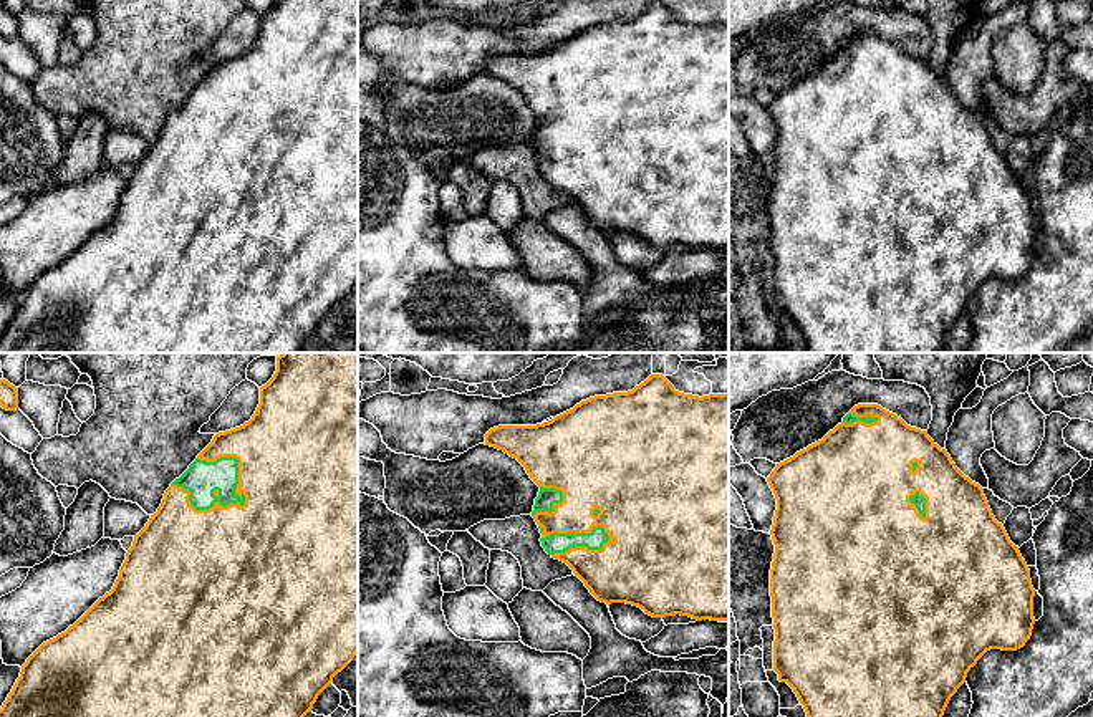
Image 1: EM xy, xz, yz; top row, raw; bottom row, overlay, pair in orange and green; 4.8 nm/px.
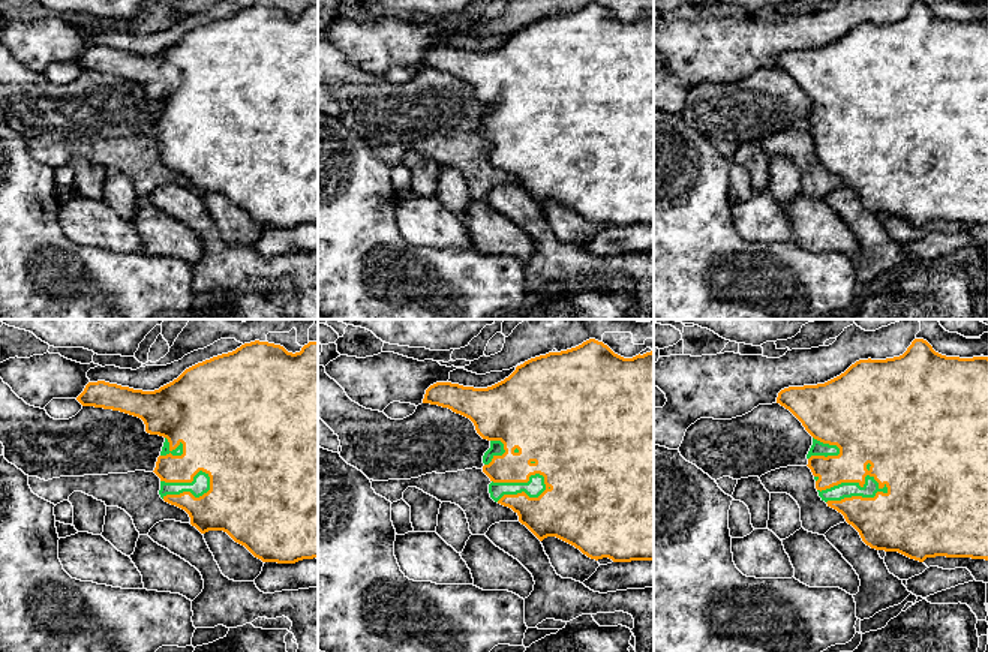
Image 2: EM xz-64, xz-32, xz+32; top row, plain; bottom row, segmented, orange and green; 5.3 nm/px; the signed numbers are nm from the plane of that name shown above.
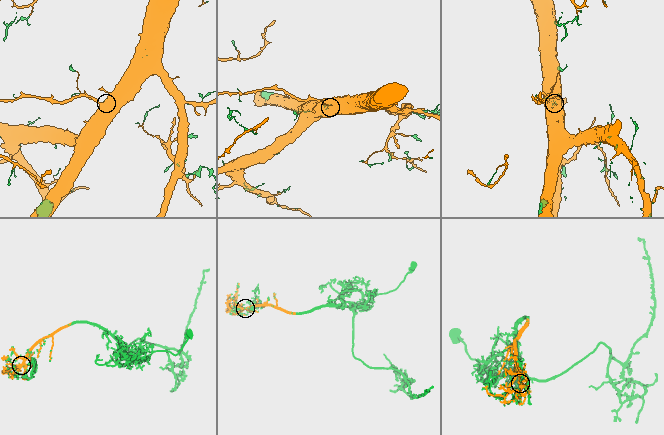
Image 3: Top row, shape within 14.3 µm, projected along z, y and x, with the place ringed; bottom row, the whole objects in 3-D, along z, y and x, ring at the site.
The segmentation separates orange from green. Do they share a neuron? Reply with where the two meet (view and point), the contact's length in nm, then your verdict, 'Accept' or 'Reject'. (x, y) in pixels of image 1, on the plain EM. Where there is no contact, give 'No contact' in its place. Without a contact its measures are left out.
Touches orange at xy (204, 139). Shared border 380 nm. Accept

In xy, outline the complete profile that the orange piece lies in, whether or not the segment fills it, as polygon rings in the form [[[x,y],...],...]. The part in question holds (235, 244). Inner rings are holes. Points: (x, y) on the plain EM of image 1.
[[[275,0],[260,17],[260,33],[248,51],[219,61],[189,98],[166,119],[161,136],[134,166],[132,176],[109,222],[99,227],[73,255],[43,272],[22,295],[12,321],[0,338],[0,353],[301,353],[318,325],[358,283],[358,0]]]

